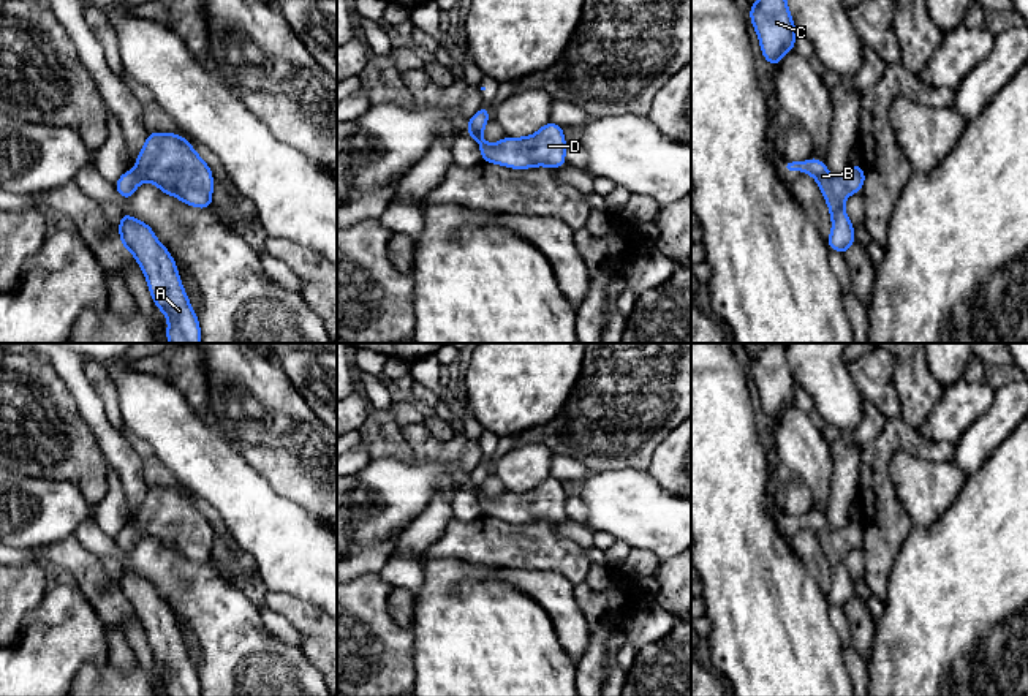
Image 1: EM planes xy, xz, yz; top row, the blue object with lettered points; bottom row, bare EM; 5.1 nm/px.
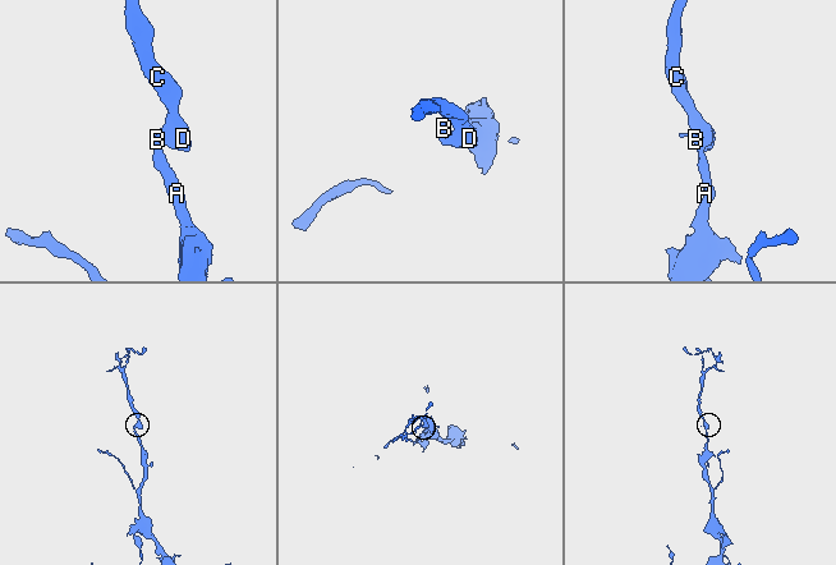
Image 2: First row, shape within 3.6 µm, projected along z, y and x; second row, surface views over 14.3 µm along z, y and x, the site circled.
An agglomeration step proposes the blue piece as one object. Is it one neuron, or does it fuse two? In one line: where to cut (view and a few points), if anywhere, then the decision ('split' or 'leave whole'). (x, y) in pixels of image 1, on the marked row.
cut none; leave whole

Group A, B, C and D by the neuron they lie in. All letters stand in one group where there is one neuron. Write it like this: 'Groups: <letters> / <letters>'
Groups: A B C D

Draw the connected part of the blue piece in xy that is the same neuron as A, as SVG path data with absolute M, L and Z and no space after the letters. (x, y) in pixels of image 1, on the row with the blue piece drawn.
M122 214L119 234L122 245L133 253L141 266L155 307L168 318L168 342L201 343L198 315L182 286L176 261L155 237L153 229L144 221Z

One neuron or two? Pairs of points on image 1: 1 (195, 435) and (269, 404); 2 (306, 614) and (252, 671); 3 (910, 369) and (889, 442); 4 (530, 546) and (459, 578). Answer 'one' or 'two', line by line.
1: two
2: two
3: two
4: two

